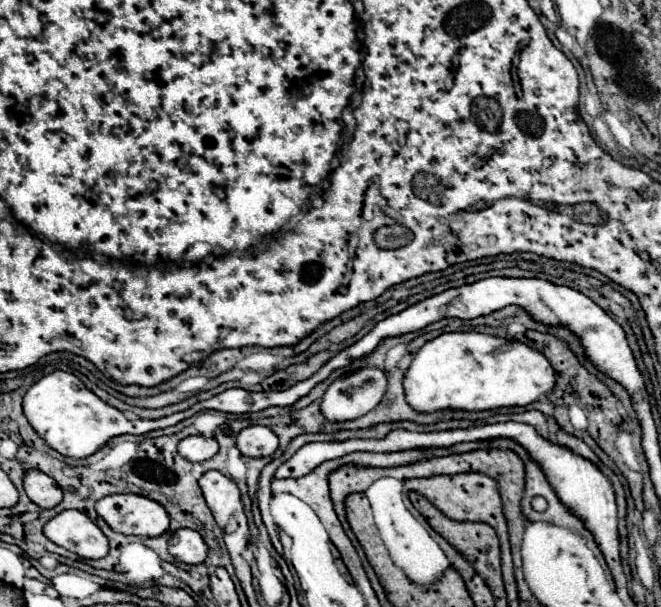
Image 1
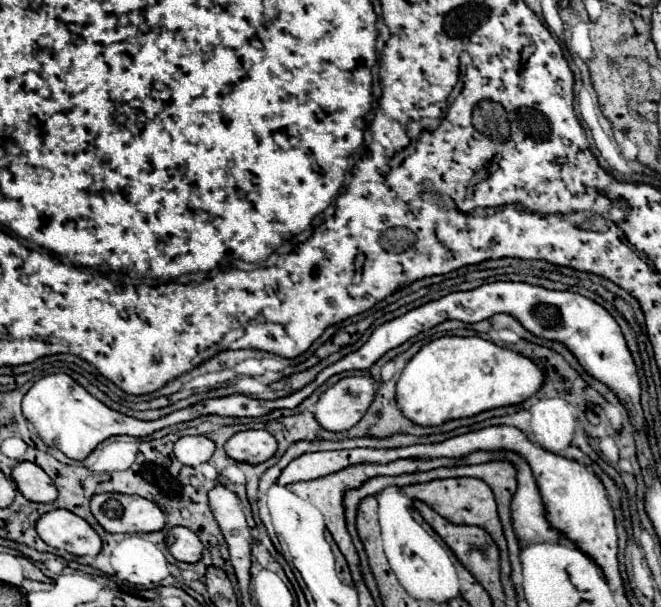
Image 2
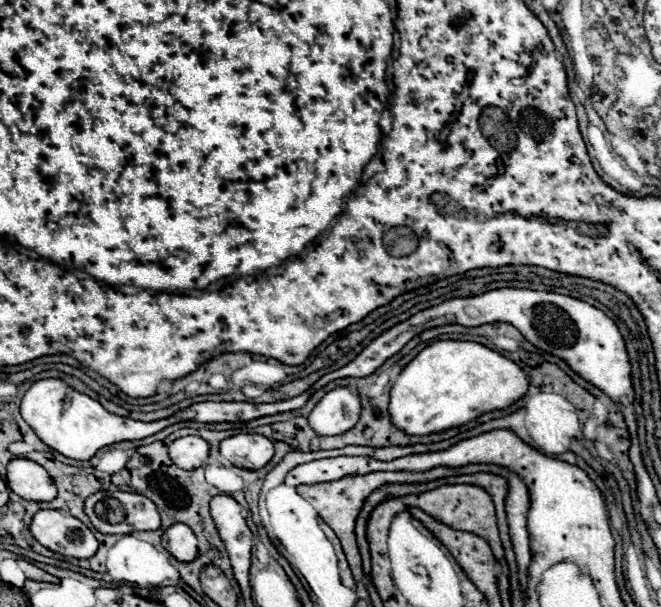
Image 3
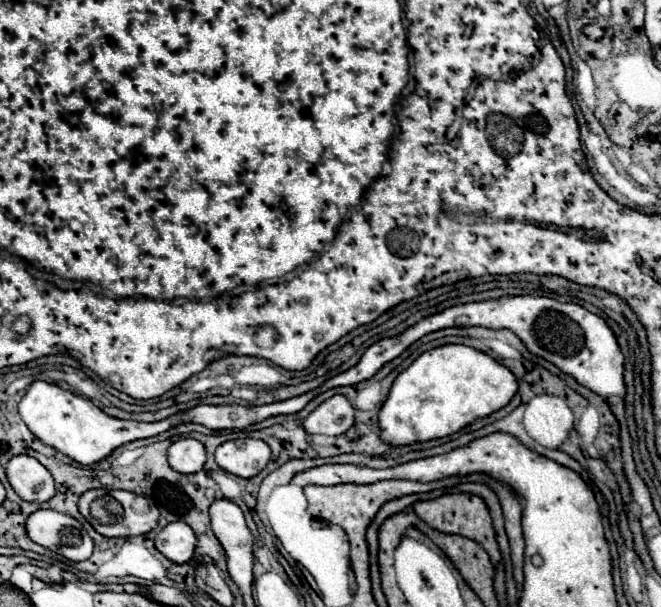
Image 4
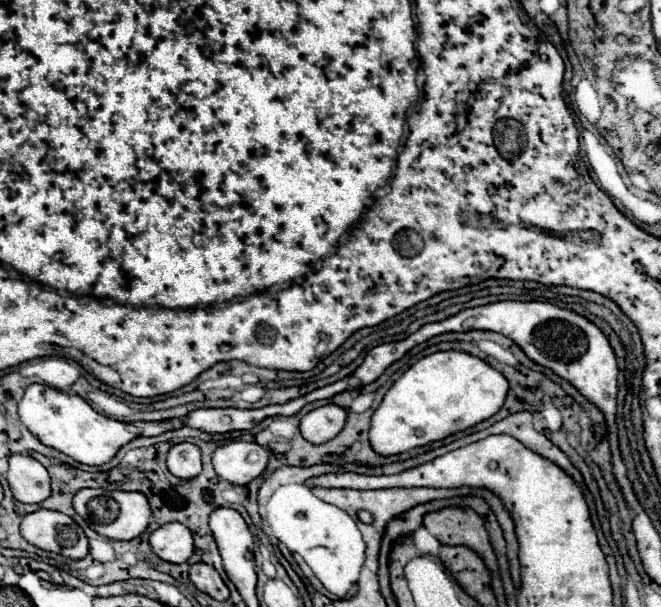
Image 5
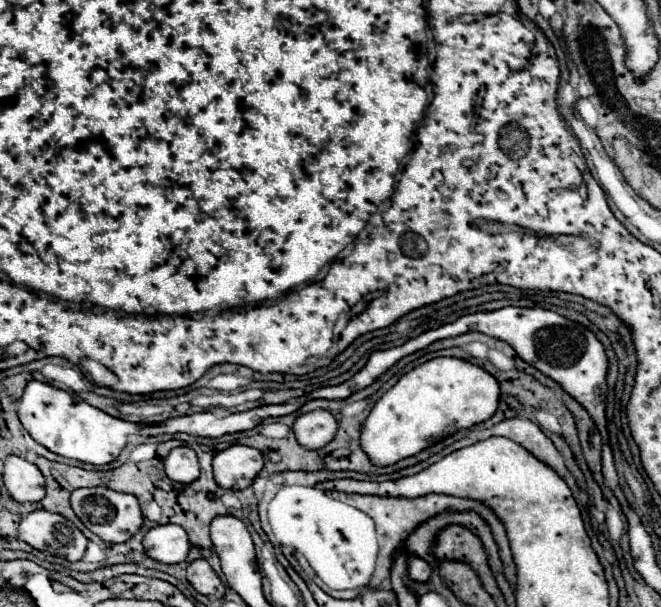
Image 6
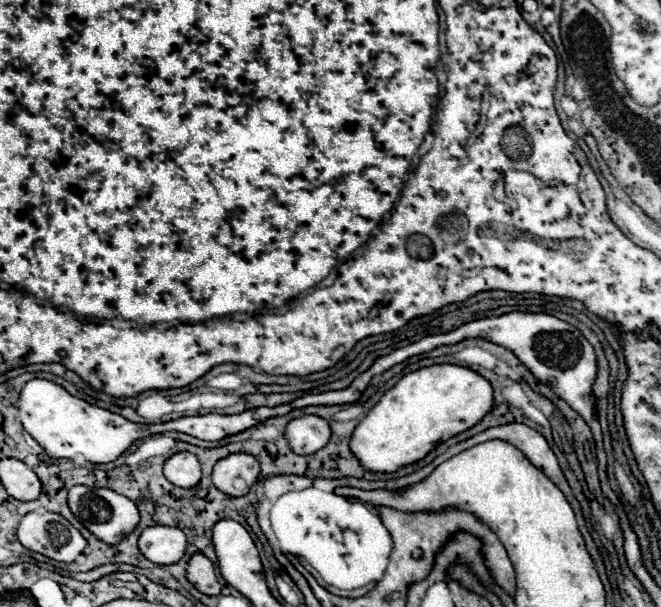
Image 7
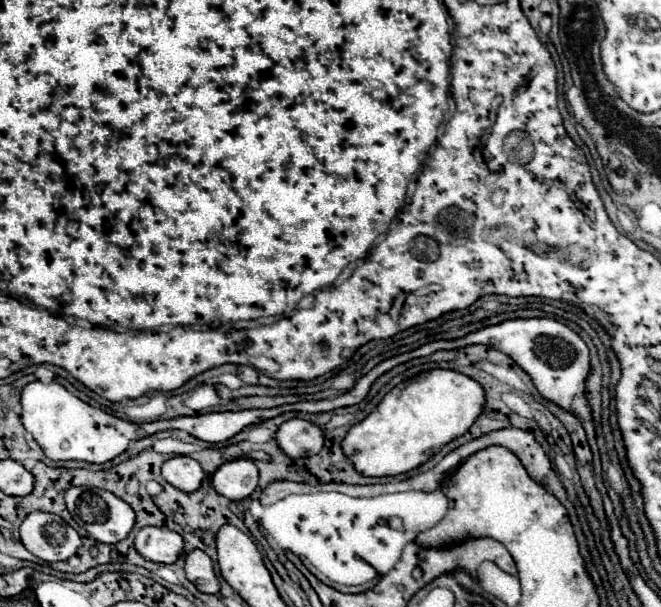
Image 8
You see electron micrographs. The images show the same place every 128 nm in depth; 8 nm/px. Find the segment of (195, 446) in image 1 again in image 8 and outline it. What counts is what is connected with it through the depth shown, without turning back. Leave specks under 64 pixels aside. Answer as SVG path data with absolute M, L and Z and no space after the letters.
M174 456L164 462L162 476L168 484L182 492L194 492L200 488L206 472L202 466L190 456Z

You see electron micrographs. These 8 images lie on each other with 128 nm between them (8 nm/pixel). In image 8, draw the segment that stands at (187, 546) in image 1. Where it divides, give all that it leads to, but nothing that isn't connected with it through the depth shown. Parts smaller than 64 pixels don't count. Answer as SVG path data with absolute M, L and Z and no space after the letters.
M146 526L136 534L136 540L134 540L134 548L138 550L140 556L162 564L176 562L180 558L182 546L184 546L182 536L168 530L166 526L160 526L160 528Z

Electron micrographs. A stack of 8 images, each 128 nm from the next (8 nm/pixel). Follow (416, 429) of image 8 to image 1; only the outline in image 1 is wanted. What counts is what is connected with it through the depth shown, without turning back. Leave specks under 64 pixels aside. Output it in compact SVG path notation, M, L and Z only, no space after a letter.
M452 332L420 348L404 374L404 396L418 412L478 412L502 406L526 406L550 394L554 384L554 370L542 352L516 340L480 332Z

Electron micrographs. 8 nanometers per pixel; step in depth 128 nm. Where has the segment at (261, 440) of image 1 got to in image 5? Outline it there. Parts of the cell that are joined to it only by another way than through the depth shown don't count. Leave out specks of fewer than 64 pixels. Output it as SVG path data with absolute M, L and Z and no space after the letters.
M228 442L214 452L212 462L222 480L236 486L246 486L264 472L268 452L256 442Z

